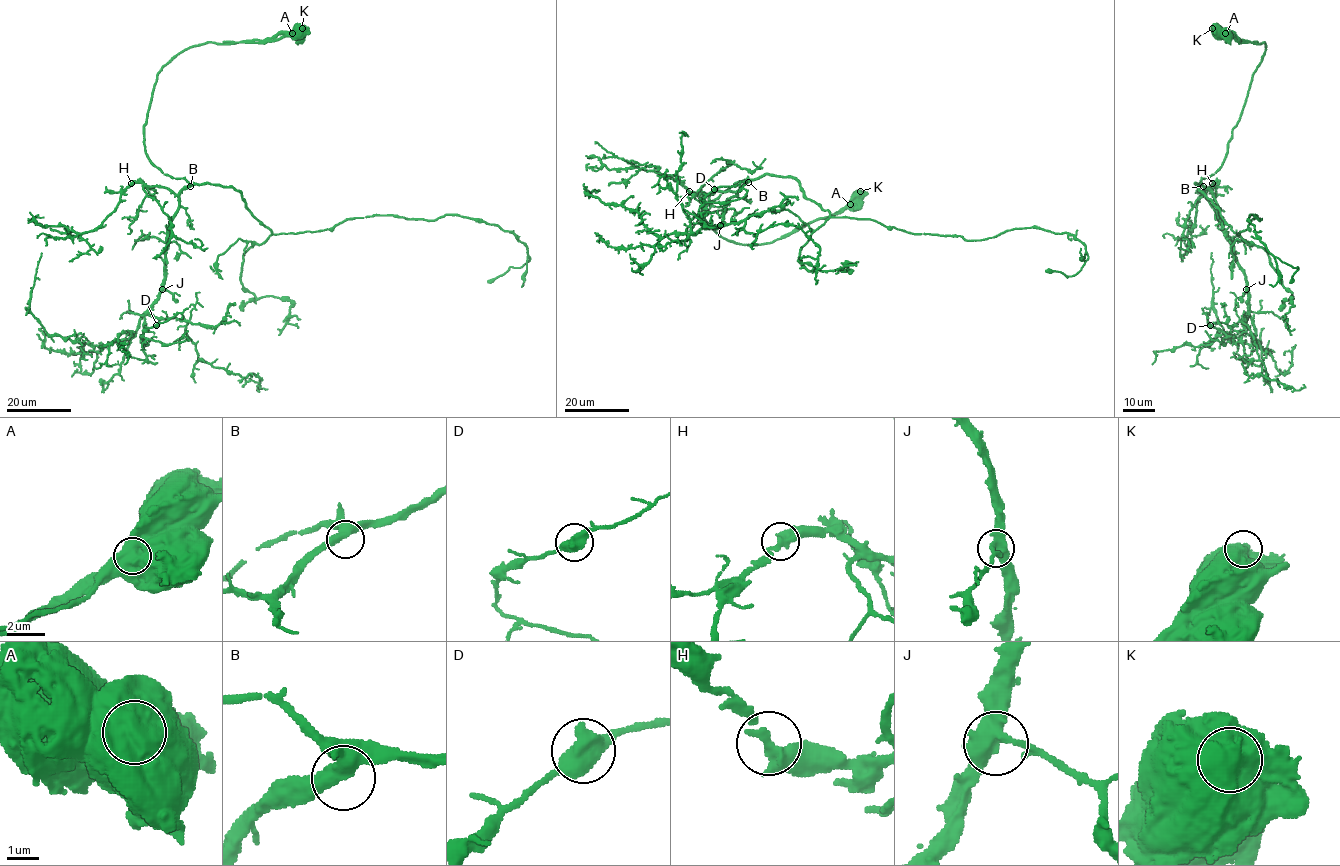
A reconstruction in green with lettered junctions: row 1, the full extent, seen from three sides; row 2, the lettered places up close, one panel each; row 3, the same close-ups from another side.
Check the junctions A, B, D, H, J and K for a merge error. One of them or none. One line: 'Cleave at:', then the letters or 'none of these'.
Cleave at: A

